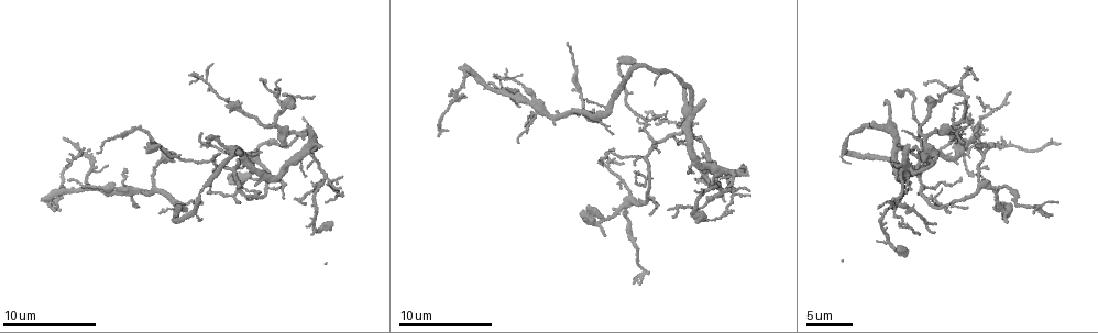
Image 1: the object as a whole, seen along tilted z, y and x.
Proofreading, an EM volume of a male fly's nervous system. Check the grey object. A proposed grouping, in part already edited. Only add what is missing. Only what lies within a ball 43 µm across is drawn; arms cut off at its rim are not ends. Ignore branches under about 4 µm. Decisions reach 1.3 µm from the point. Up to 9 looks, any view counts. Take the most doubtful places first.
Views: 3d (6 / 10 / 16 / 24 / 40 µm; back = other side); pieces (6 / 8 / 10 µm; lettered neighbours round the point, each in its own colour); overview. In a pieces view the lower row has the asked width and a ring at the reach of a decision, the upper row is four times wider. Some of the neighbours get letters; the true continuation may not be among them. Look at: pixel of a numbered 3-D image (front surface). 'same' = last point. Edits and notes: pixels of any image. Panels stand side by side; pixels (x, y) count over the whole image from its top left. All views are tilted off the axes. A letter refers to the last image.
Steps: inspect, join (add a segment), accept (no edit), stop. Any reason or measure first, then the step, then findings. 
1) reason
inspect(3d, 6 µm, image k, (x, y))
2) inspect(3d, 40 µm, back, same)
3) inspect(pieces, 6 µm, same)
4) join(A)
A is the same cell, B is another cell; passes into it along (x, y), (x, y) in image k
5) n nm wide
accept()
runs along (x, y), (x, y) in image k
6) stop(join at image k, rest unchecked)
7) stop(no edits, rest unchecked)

tapers out
inspect(pieces, 8 µm, image 1, (126, 171))

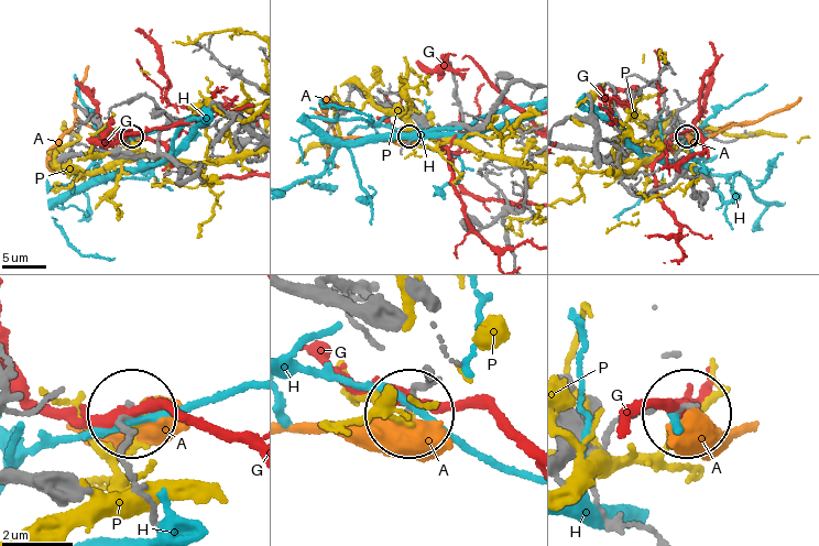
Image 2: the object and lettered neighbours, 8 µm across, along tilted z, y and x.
accept()
A, G, H and P are other cells; runs along (124, 461), (128, 415) in image 2; no lettered segment goes on from it

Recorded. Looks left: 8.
an open end
inspect(3d, 6 µm, image 1, (704, 218))

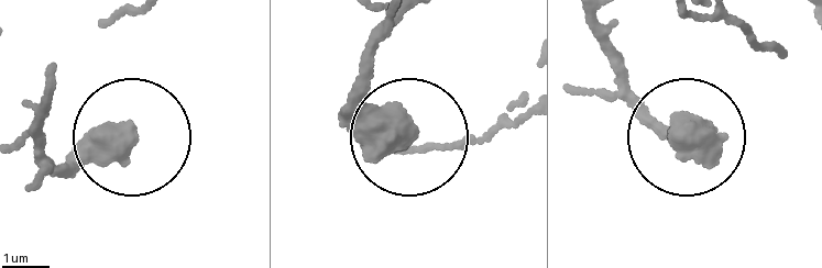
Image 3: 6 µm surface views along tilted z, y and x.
what lies round it
inspect(pieces, 6 µm, image 3, (684, 136))

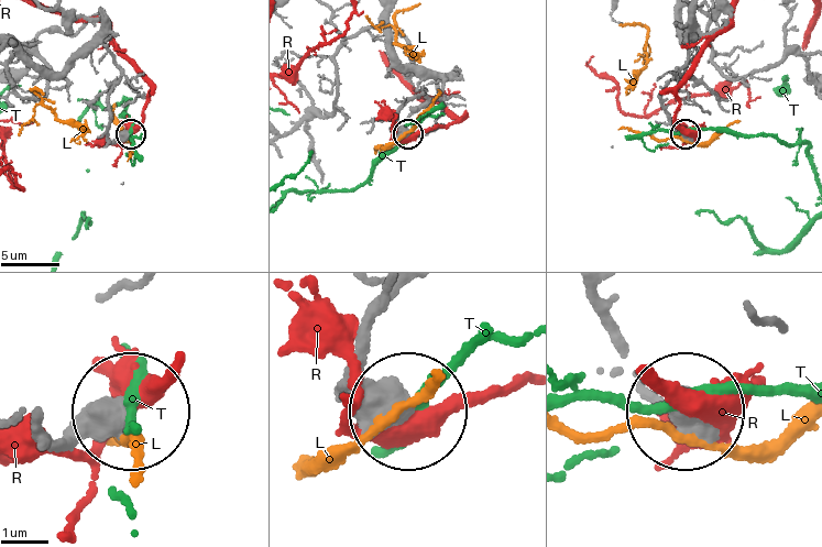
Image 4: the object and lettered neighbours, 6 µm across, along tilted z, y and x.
accept()
L, R and T are other cells; runs along (48, 69), (105, 46), (120, 75), (107, 137), (129, 134) in image 4; no lettered segment goes on from it

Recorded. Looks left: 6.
branch stops here
inspect(3d, 10 µm, image 1, (581, 214))

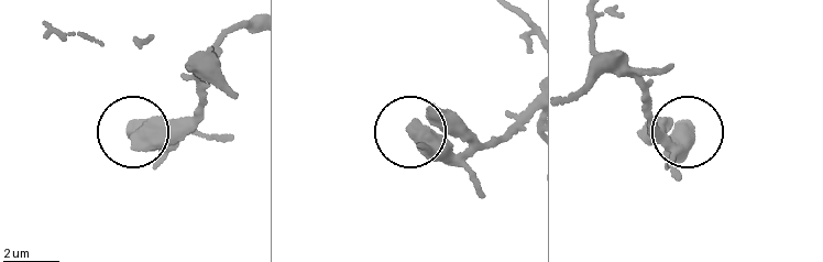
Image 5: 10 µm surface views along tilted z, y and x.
inspect(pieces, 6 µm, image 5, (411, 128))

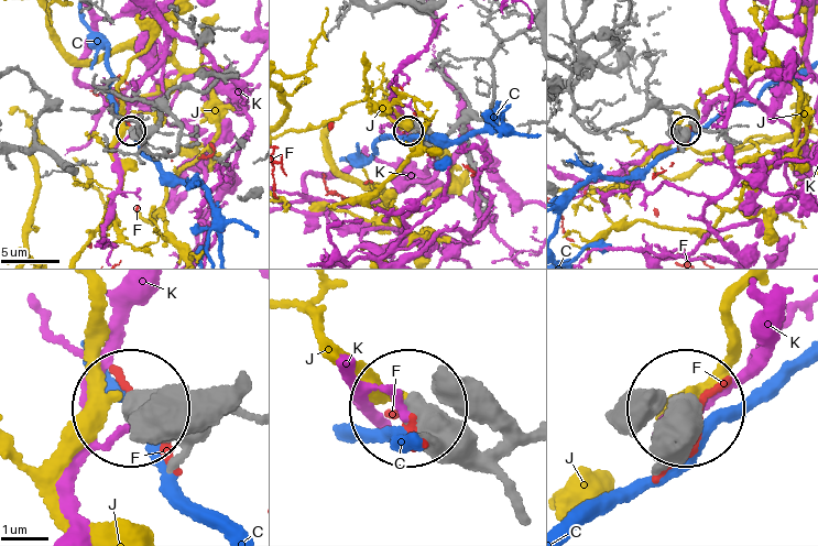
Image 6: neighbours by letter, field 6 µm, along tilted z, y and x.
accept()
C, F, J and K are other cells; none of them fits

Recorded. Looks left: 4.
free end
inspect(3d, 6 µm, image 1, (959, 179))

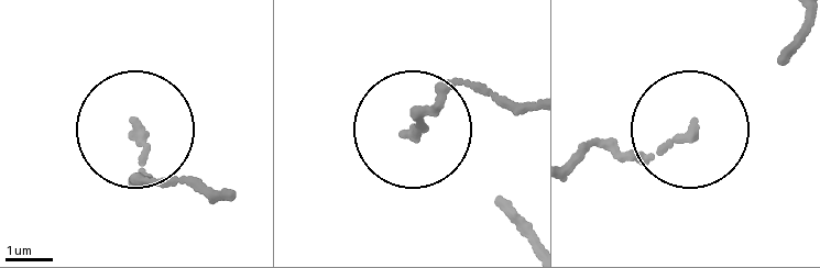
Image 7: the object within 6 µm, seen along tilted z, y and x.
see the neighbours
inspect(pieces, 8 µm, image 7, (690, 129))

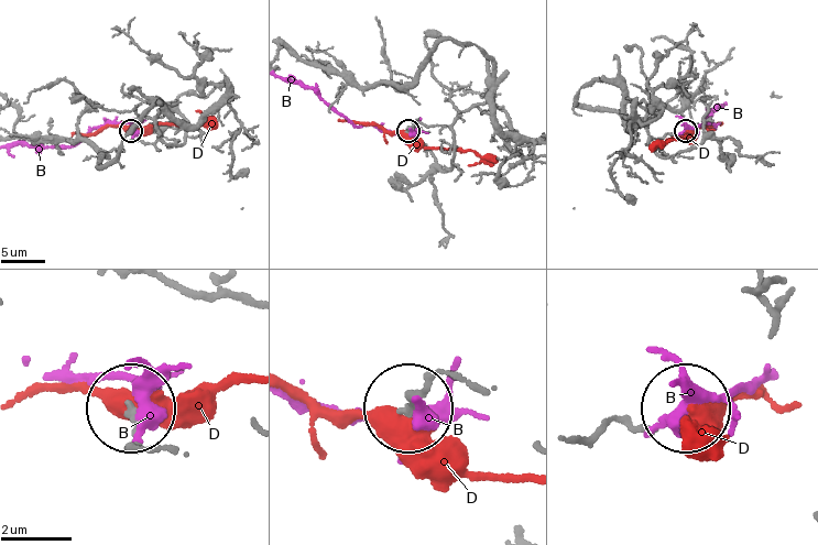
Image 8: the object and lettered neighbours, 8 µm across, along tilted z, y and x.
accept()
B and D are other cells; no lettered segment goes on from it

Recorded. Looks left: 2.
stop(no edits, rest unchecked)

